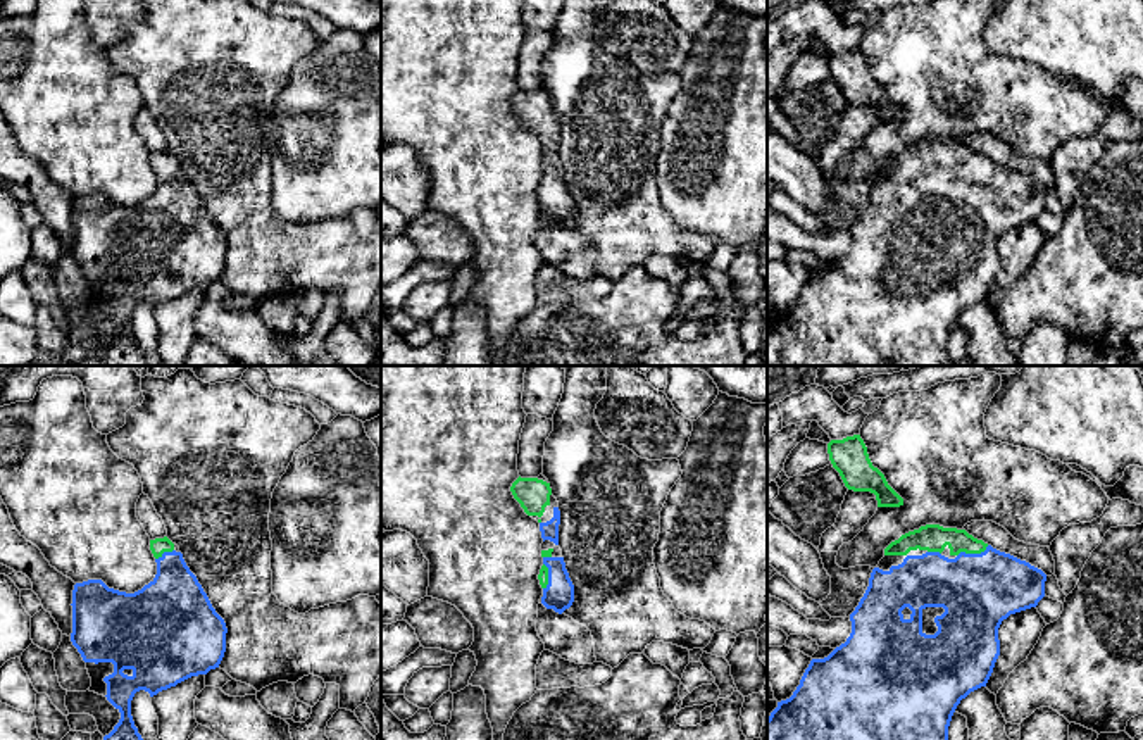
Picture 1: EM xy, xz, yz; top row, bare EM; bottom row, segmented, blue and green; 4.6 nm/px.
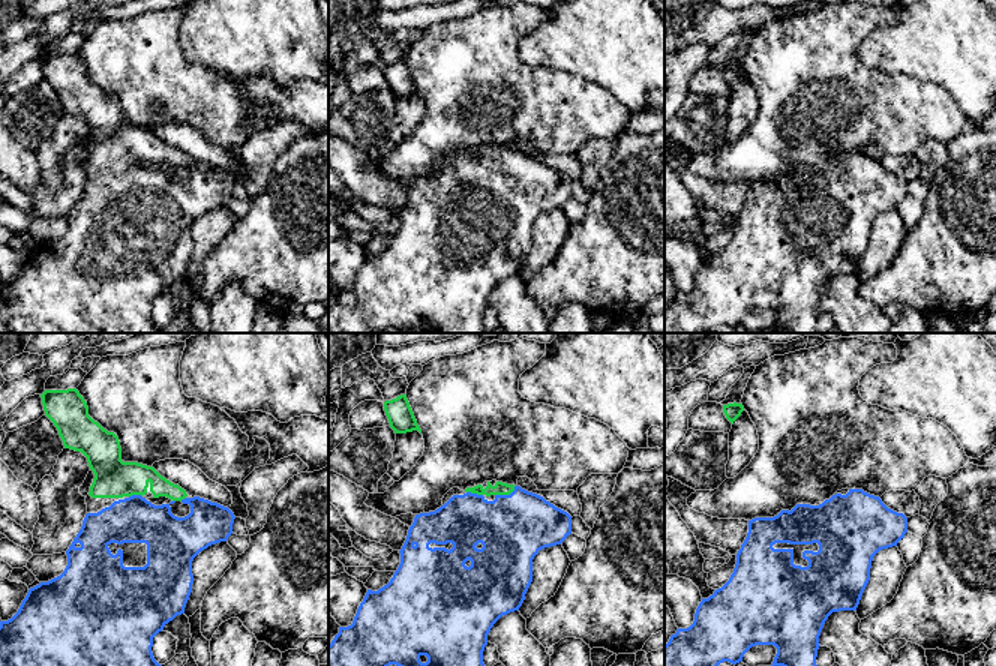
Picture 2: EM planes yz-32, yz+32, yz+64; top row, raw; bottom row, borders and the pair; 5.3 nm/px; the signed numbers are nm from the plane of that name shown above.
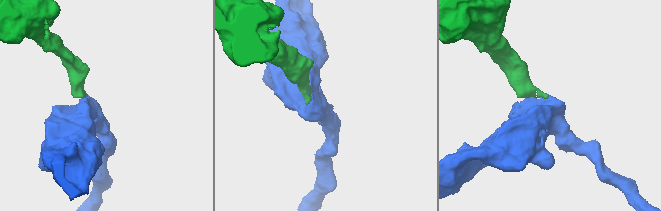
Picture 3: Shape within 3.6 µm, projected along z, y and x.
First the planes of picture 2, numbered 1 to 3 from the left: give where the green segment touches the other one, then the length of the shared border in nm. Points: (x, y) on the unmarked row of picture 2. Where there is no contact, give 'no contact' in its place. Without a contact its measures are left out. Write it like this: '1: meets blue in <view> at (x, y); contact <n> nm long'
1: meets blue in yz-32 at (135, 159); contact 70 nm long
2: meets blue in yz+32 at (506, 159); contact 120 nm long
3: no contact

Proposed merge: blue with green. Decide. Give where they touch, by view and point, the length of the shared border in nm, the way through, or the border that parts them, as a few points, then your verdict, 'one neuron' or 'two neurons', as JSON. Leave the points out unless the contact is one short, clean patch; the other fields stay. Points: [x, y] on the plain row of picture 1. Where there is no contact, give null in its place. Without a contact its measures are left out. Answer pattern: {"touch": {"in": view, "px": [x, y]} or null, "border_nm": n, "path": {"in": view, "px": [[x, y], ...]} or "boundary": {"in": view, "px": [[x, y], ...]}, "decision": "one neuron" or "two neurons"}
{"touch": {"in": "yz", "px": [973, 168]}, "border_nm": 160, "path": {"in": "yz", "px": [[978, 204], [978, 178], [973, 168], [952, 150], [931, 150]]}, "decision": "one neuron"}

